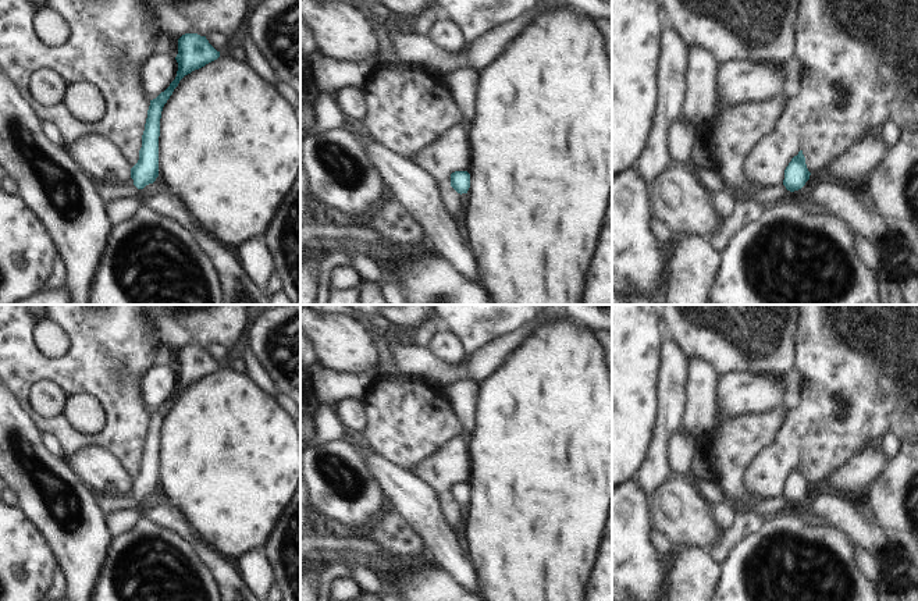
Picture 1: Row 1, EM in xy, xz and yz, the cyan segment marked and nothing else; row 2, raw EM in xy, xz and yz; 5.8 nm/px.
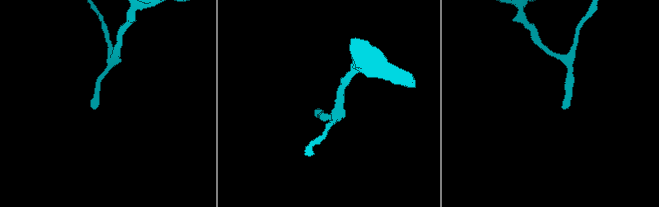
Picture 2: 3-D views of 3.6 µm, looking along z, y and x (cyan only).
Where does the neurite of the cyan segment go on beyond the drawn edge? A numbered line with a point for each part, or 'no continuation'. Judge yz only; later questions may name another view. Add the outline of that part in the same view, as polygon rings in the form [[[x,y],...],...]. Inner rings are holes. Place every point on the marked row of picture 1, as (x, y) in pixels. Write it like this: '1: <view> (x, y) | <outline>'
no continuation

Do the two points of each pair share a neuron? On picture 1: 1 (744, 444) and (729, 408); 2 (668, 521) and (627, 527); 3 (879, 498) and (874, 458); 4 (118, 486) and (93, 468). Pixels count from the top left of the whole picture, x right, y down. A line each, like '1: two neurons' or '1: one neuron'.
1: two neurons
2: two neurons
3: two neurons
4: one neuron

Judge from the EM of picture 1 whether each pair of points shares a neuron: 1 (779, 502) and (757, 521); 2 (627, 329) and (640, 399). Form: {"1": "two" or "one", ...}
{"1": "two", "2": "one"}

